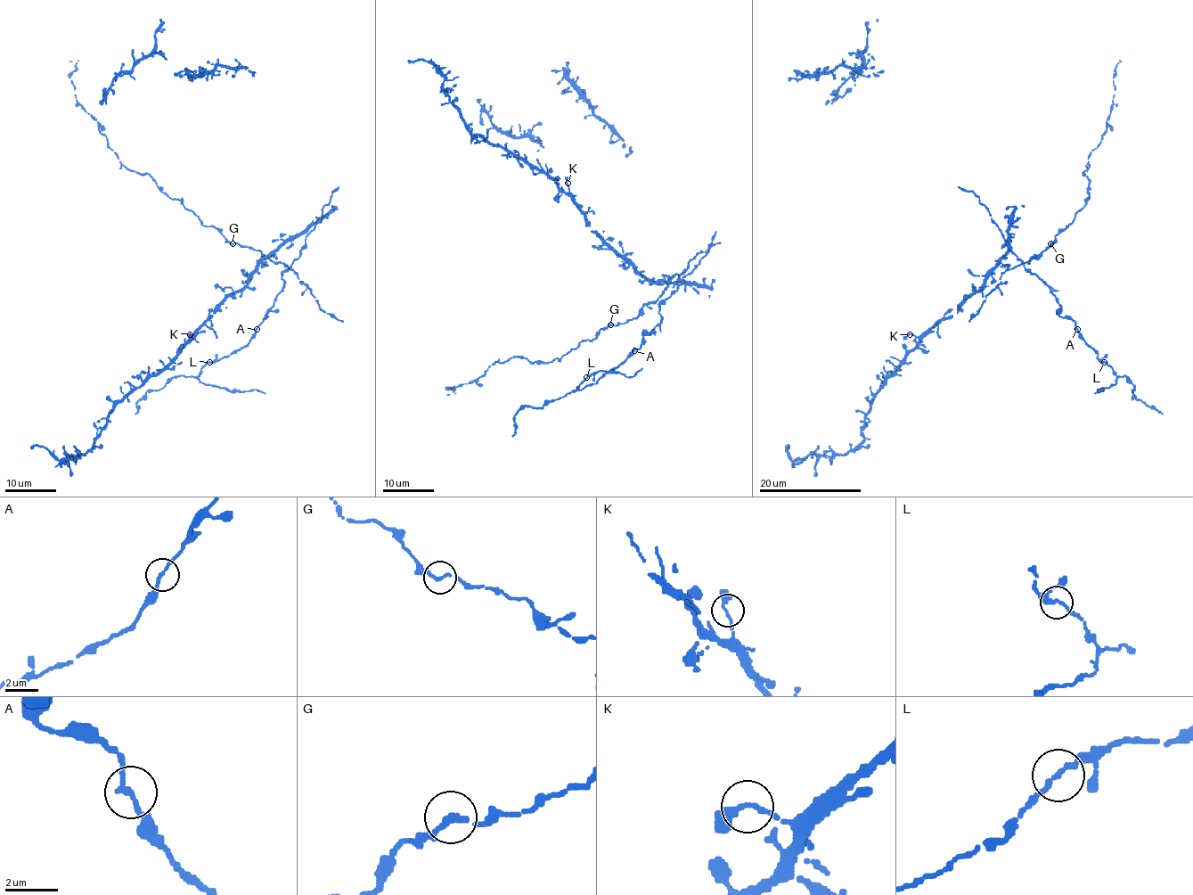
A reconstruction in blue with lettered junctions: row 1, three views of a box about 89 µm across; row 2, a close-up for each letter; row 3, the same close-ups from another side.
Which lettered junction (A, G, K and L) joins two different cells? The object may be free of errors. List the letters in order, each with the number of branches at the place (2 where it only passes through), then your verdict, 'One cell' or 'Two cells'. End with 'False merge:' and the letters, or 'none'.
A: Branches: 2. One cell
G: Branches: 2. One cell
K: Branches: 2. One cell
L: Branches: 2. One cell
False merge: none

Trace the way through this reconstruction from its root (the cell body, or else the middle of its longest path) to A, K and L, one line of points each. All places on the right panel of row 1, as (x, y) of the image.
A: (1008, 238), (1005, 232), (1005, 243), (1025, 269), (1049, 287), (1060, 307), (1059, 315), (1069, 317), (1077, 329)
K: (1008, 238), (1008, 252), (990, 271), (985, 284), (963, 302), (957, 314), (942, 318), (919, 337), (910, 334)
L: (1008, 238), (1005, 232), (1005, 243), (1024, 266), (1049, 287), (1060, 307), (1059, 315), (1075, 324), (1104, 362)

